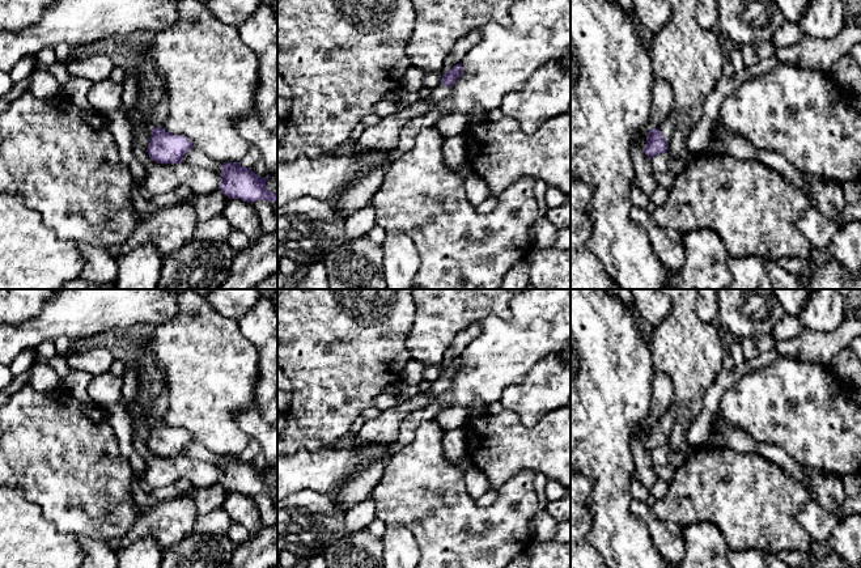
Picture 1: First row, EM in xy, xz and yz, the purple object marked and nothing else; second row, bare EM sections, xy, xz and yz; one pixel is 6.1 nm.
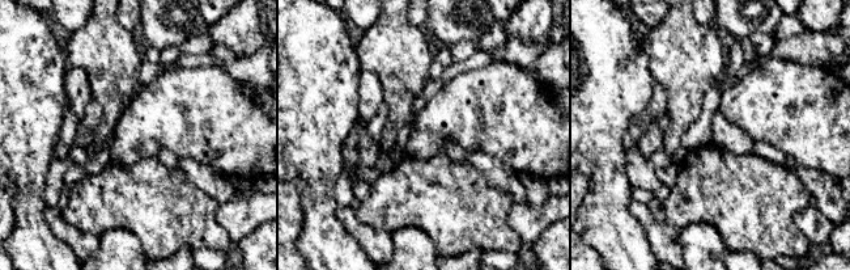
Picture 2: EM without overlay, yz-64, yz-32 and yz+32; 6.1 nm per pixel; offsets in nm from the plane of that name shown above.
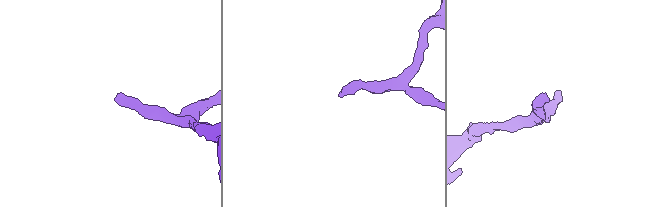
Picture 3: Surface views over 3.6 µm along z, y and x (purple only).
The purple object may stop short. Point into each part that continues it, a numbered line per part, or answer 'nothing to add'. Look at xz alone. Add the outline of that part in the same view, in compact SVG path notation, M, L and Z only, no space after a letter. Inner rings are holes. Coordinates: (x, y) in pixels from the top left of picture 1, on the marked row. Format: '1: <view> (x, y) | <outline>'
1: xz (384, 136) | M438 85L430 89L428 98L420 98L408 107L385 116L378 124L366 127L355 145L361 151L391 151L398 145L400 130L404 124L430 111L438 102L446 98L451 86Z

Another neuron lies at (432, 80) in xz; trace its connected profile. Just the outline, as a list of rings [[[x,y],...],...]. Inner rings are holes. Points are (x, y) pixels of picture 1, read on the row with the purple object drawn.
[[[444,71],[427,73],[423,80],[423,86],[429,89],[437,88],[438,85],[441,85],[442,76]]]

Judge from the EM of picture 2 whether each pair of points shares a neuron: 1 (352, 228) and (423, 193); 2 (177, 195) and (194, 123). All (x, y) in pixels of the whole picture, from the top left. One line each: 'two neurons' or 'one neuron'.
1: two neurons
2: two neurons

